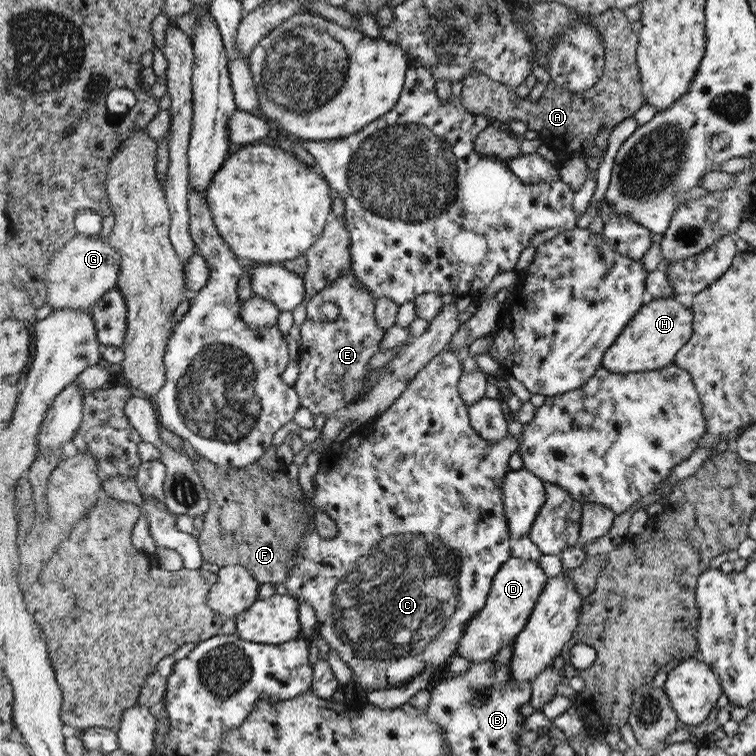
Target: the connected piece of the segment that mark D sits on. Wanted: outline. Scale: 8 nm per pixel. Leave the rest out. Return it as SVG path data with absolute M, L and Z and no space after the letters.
M511 557L501 571L493 579L493 586L490 587L489 598L486 599L485 607L477 612L476 618L465 628L461 642L458 643L458 652L466 660L482 662L493 658L501 651L501 648L508 646L516 640L517 636L525 630L529 616L533 614L541 592L545 590L548 578L544 570L536 560Z

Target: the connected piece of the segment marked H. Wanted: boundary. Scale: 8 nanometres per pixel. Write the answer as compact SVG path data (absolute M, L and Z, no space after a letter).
M675 297L649 299L641 307L638 320L626 328L626 332L618 335L618 344L606 353L606 360L602 359L601 366L614 374L627 372L646 372L658 370L673 364L680 350L689 342L693 335L693 311L676 301Z

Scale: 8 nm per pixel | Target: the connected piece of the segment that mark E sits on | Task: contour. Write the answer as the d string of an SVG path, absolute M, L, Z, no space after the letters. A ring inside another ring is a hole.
M352 268L318 291L307 304L307 312L305 323L299 326L302 342L299 343L299 374L294 388L301 395L302 406L308 408L310 414L330 417L367 394L371 383L367 376L376 375L369 363L381 350L385 330L378 324L375 296L359 281ZM326 302L336 304L340 310L333 322L322 317L320 306Z

